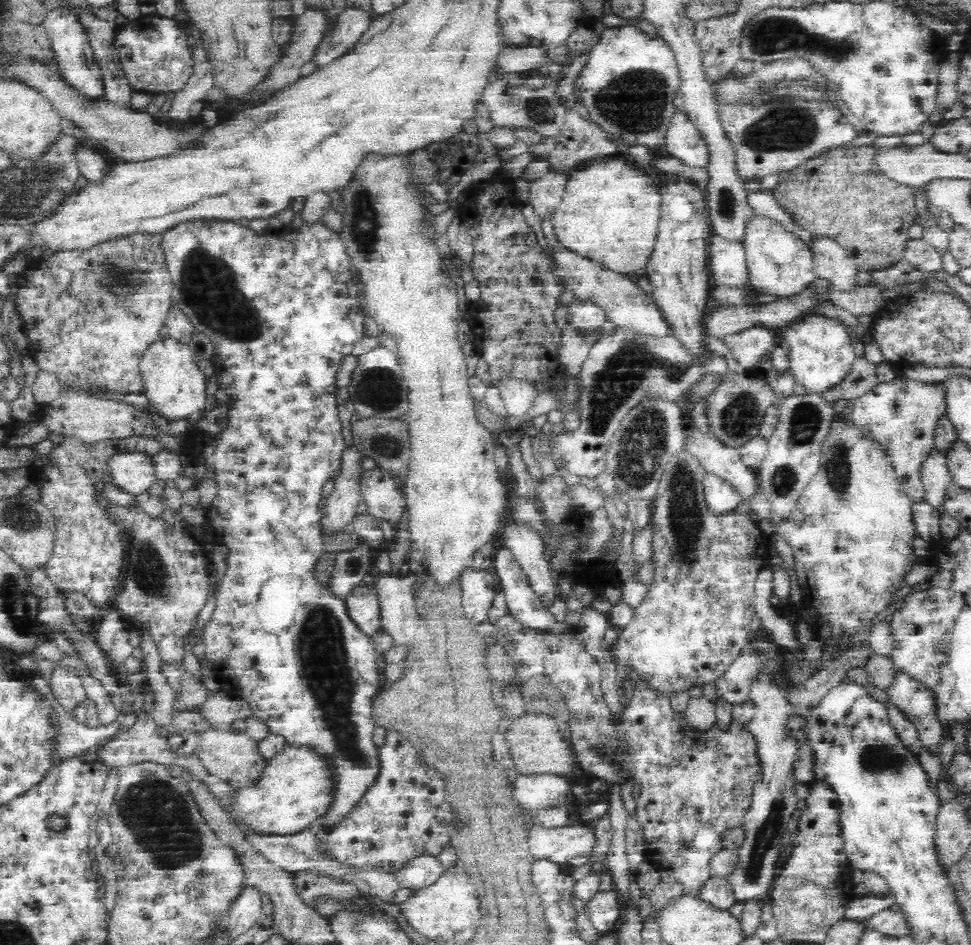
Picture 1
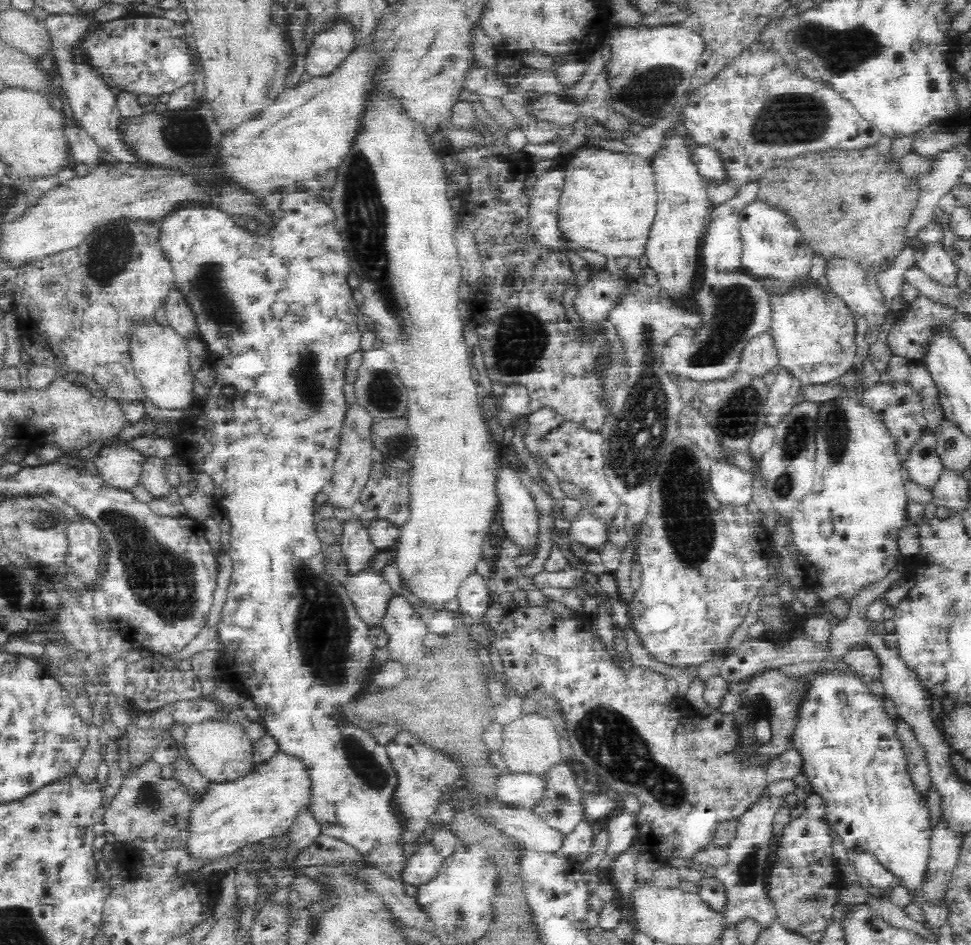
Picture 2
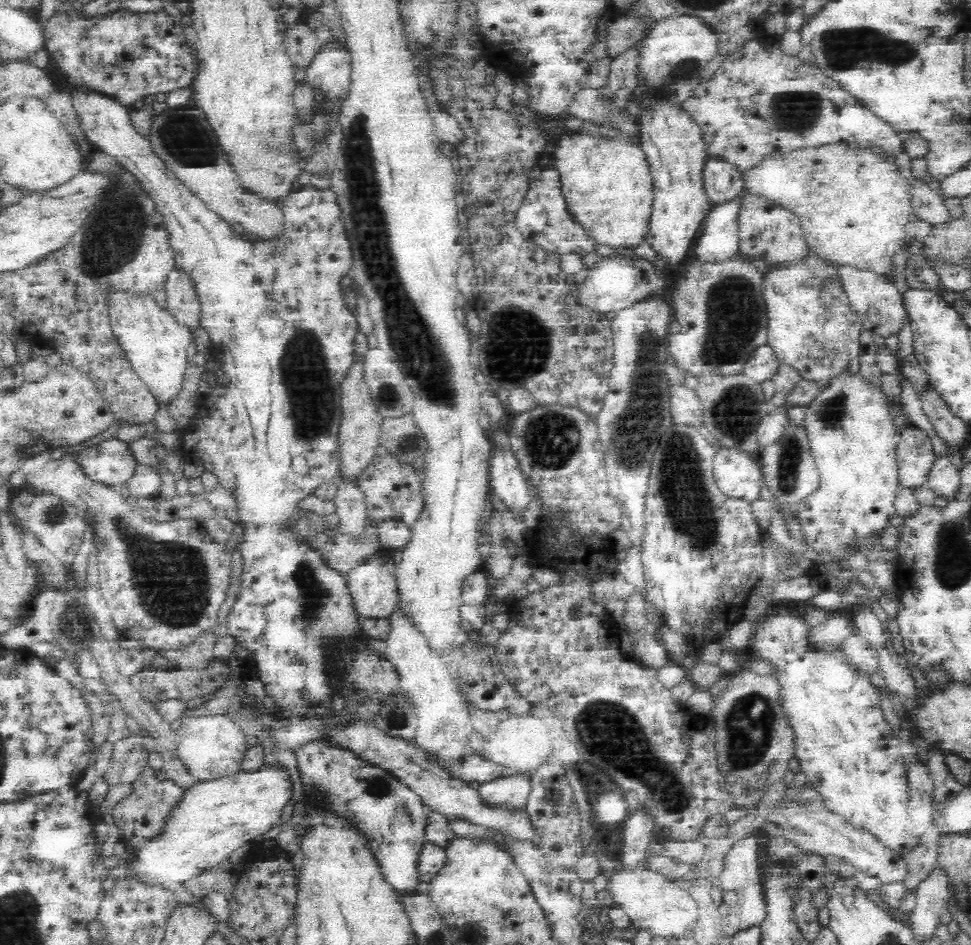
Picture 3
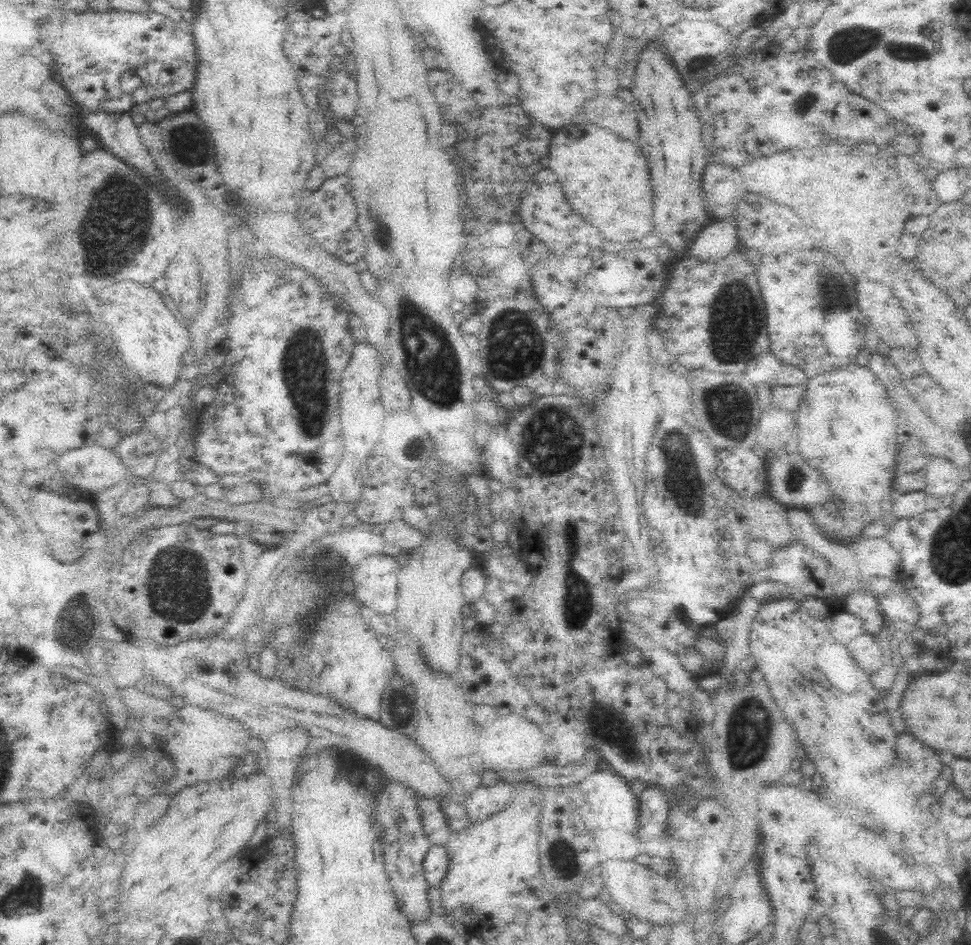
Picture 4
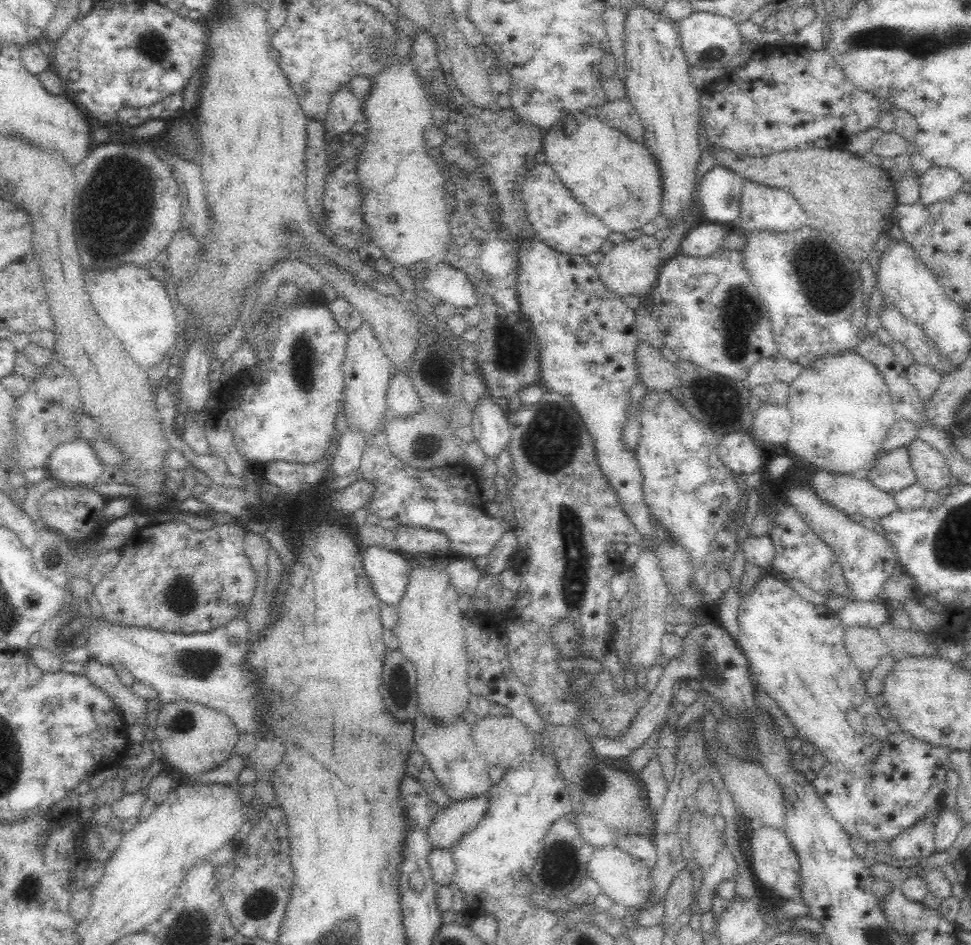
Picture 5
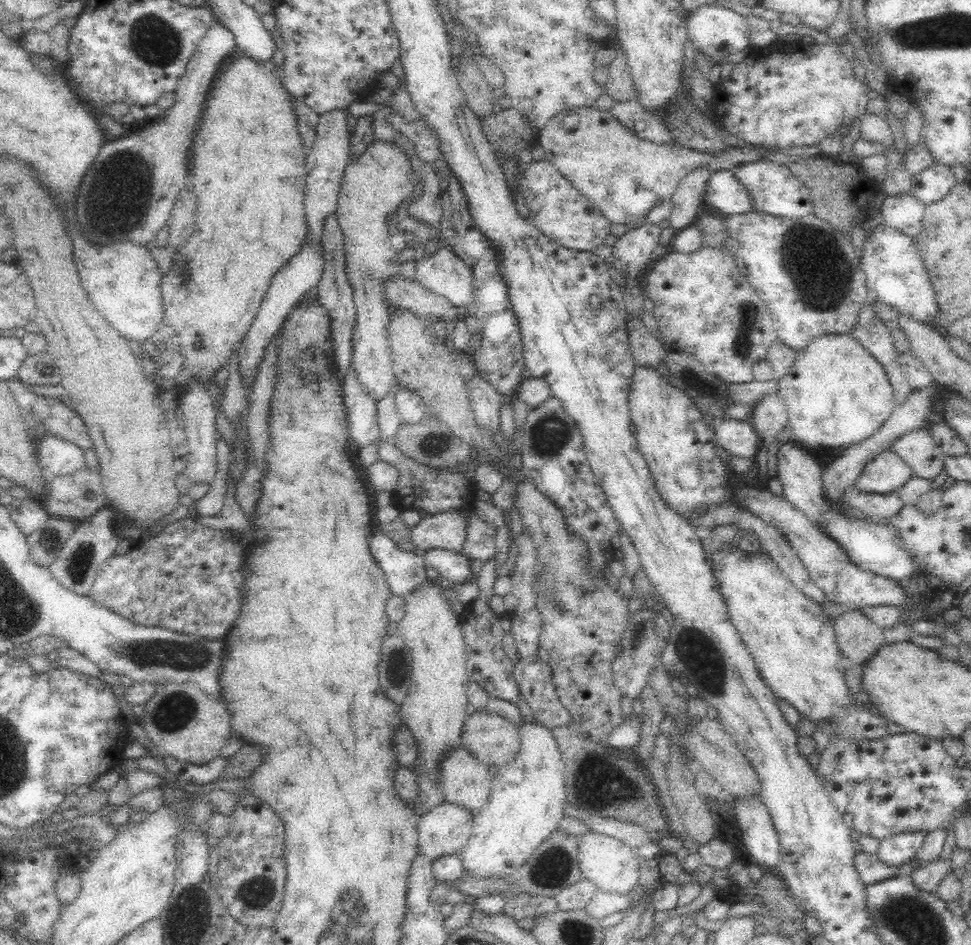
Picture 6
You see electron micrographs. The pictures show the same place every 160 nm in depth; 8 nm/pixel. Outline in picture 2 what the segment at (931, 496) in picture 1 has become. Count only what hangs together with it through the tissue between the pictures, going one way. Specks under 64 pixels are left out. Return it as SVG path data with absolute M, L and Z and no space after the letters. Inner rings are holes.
M927 428L920 438L910 445L902 465L905 476L917 485L931 490L943 469L937 453L936 435Z

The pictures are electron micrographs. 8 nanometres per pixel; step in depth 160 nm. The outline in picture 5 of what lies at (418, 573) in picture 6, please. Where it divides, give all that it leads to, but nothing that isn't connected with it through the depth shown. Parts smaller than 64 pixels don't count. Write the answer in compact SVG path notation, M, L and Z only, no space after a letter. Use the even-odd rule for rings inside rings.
M369 546L364 548L363 570L369 577L372 589L379 603L386 606L396 606L400 603L404 592L406 591L410 572L412 570L411 557L403 555L399 551L386 550L379 546Z

